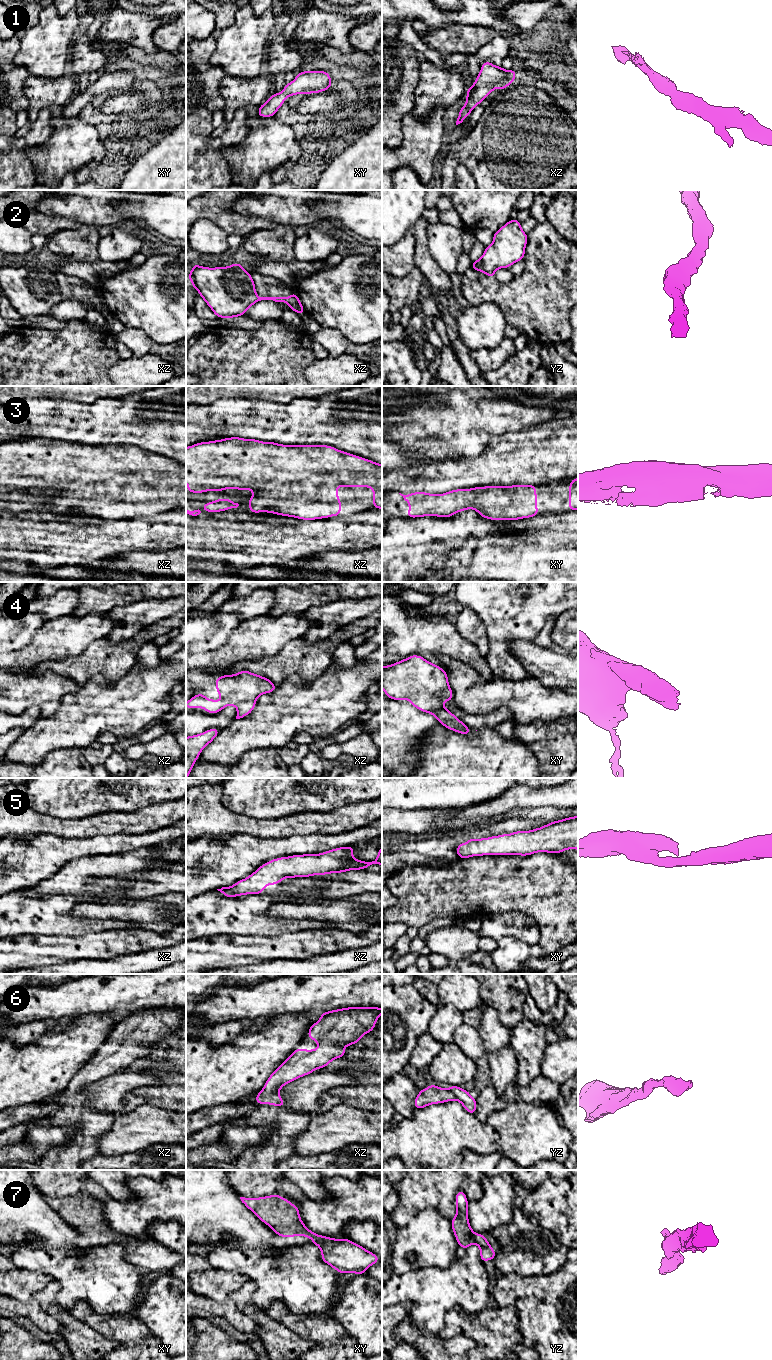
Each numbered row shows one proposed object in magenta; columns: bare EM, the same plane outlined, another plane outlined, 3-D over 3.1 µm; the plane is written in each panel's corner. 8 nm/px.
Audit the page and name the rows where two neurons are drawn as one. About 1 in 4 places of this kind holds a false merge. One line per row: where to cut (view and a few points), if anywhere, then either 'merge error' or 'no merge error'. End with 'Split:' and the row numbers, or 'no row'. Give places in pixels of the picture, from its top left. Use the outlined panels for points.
1: cut none; no merge error
2: cut xz (257, 297), (258, 300); merge error
3: cut none; no merge error
4: cut none; no merge error
5: cut none; no merge error
6: cut none; no merge error
7: cut none; no merge error
Split: 2

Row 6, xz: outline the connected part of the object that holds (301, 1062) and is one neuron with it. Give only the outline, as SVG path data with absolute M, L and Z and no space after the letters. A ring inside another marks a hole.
M347 1007L321 1013L320 1019L311 1025L307 1034L319 1044L318 1048L316 1050L296 1048L269 1076L263 1089L255 1097L255 1102L283 1107L285 1101L279 1096L279 1091L285 1084L311 1074L315 1069L326 1068L331 1061L346 1056L343 1048L360 1042L363 1035L374 1030L375 1023L381 1014L380 1007Z

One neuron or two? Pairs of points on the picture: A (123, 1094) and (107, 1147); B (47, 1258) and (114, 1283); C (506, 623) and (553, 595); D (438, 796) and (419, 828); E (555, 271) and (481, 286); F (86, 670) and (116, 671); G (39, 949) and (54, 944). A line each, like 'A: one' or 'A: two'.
A: two
B: one
C: one
D: two
E: one
F: one
G: one

